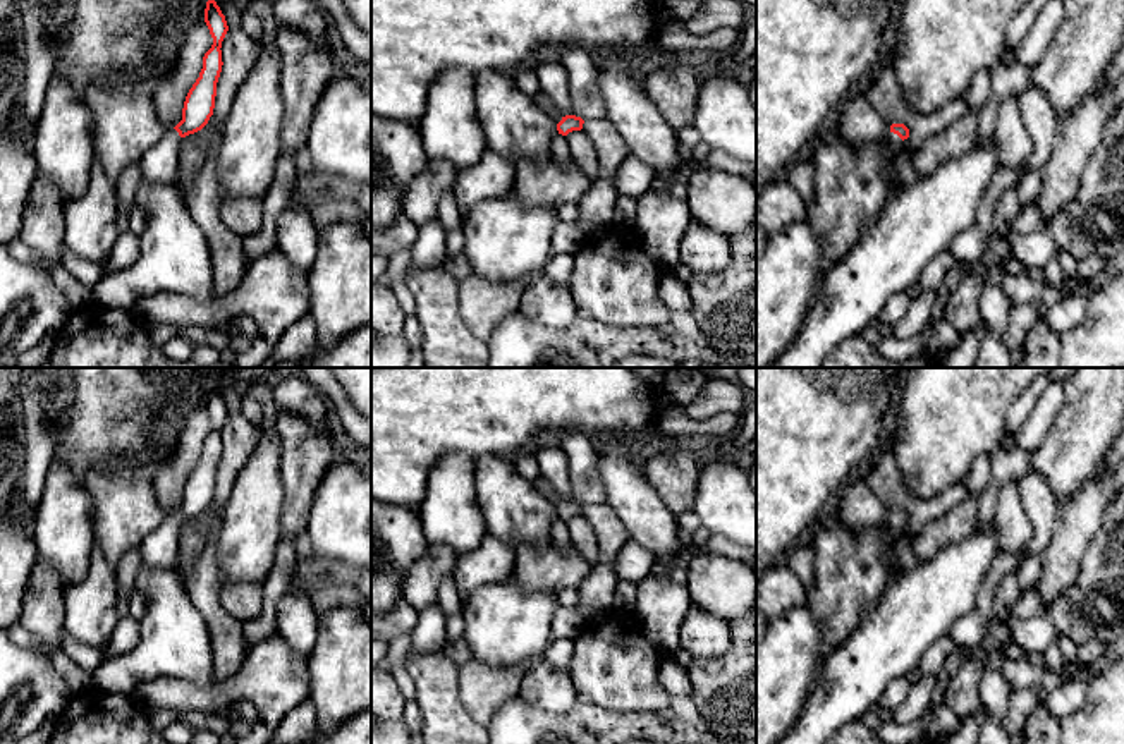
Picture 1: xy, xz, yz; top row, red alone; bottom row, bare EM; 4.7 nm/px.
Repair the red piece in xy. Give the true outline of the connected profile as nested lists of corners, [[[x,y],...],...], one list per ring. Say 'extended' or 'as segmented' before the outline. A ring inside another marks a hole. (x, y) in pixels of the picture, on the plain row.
extended | [[[215,385],[206,387],[205,407],[213,423],[213,430],[205,438],[199,462],[186,481],[182,505],[174,514],[168,514],[167,519],[141,541],[141,565],[144,567],[174,569],[179,562],[180,526],[201,515],[213,500],[217,467],[223,450],[220,433],[229,416],[225,400]]]

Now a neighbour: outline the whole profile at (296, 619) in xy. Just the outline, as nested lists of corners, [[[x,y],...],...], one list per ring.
[[[287,593],[277,605],[277,634],[302,658],[309,658],[318,639],[320,617],[311,598]]]

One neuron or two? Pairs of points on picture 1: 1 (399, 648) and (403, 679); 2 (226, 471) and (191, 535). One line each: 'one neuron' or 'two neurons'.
1: one neuron
2: one neuron

